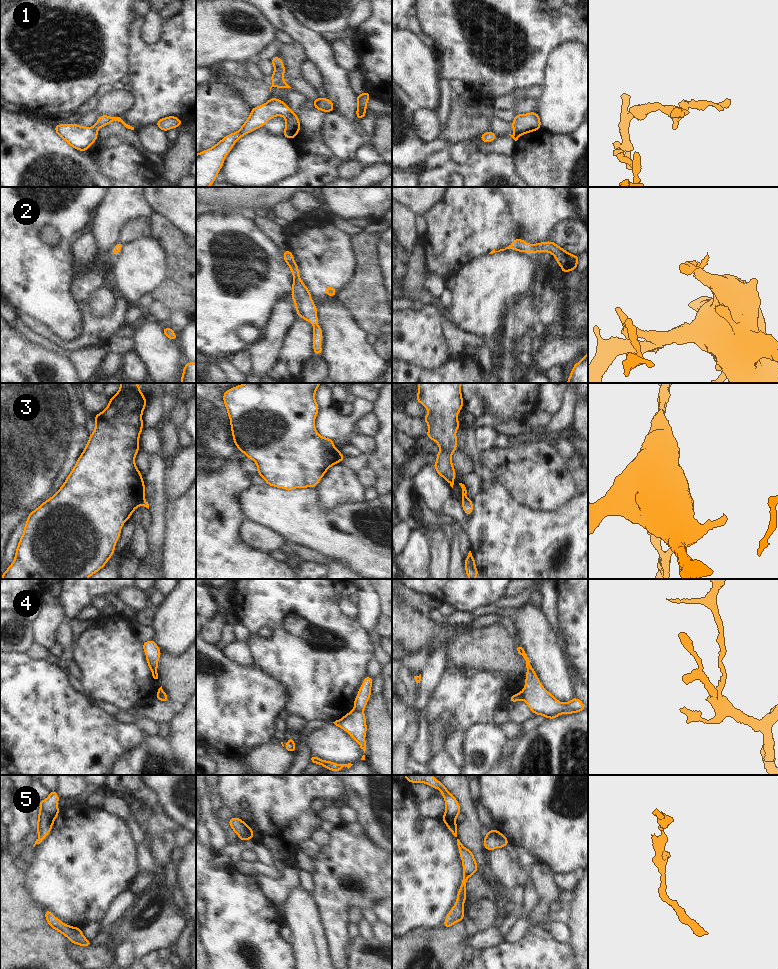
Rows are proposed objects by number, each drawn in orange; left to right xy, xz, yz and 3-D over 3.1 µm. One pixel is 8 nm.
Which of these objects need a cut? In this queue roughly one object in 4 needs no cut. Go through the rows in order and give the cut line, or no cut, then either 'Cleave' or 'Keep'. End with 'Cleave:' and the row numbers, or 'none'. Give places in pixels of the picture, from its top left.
1: Split along xz (293, 111), (285, 120). Cleave
2: No split. Keep
3: Split along yz (465, 496), (463, 498). Cleave
4: Split along xz (354, 708), (362, 712). Cleave
5: Split along xy (40, 807), (53, 820). Cleave
Cleave: 1, 3, 4, 5.

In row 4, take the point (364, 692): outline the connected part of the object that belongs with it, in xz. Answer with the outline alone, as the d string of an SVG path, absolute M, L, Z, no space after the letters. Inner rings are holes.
M366 675L366 678L362 681L362 686L358 689L358 695L354 698L354 709L363 712L369 698L371 697L371 686L373 684L373 678Z

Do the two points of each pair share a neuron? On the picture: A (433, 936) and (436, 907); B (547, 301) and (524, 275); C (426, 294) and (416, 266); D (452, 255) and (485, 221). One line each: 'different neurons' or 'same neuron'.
A: different neurons
B: different neurons
C: same neuron
D: same neuron

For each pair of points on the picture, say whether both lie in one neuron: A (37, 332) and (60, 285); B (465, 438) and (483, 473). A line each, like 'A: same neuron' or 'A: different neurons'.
A: different neurons
B: same neuron

